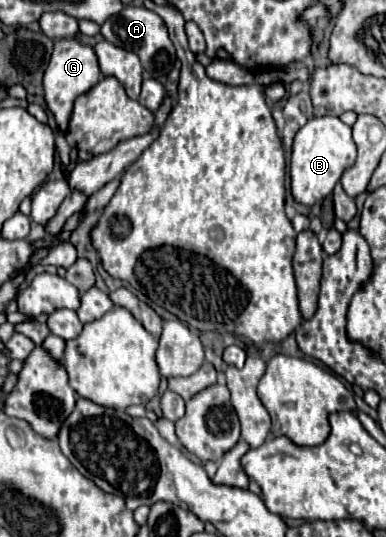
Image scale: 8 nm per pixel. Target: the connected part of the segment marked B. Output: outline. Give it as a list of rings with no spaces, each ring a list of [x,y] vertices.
[[[312,117],[294,137],[292,159],[290,159],[290,189],[296,203],[314,205],[332,193],[340,181],[344,169],[356,159],[356,145],[350,135],[350,127],[338,117]]]

